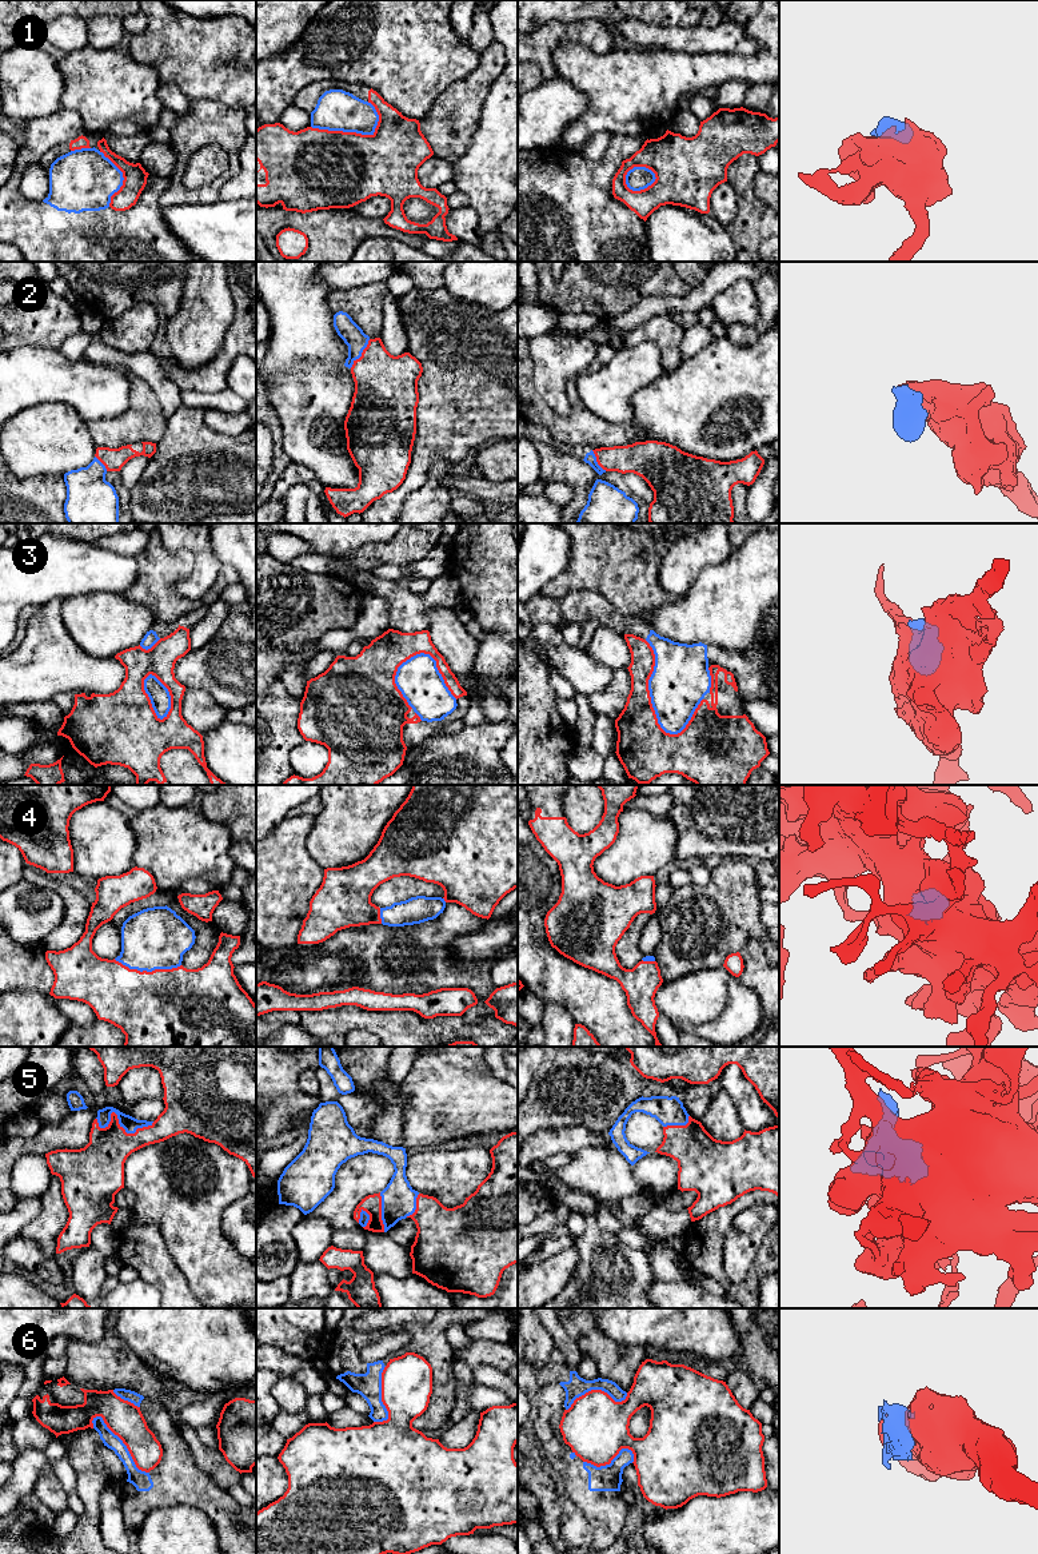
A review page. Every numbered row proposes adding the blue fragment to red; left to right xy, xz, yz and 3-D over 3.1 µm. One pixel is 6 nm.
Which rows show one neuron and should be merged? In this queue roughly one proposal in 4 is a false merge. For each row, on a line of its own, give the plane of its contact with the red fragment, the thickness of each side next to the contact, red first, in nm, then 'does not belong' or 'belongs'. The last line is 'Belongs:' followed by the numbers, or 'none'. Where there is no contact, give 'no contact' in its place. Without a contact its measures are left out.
1: xz | 460/260 nm | does not belong
2: xz | 380/130 nm | belongs
3: yz | 260/340 nm | does not belong
4: xy | 480/380 nm | belongs
5: xy | 260/90 nm | belongs
6: xy | 220/110 nm | does not belong
Belongs: 2, 4, 5

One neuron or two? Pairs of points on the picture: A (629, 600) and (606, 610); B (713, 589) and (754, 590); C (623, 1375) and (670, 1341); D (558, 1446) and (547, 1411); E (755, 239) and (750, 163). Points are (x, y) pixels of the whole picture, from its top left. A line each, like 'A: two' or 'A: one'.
A: two
B: one
C: two
D: one
E: one

